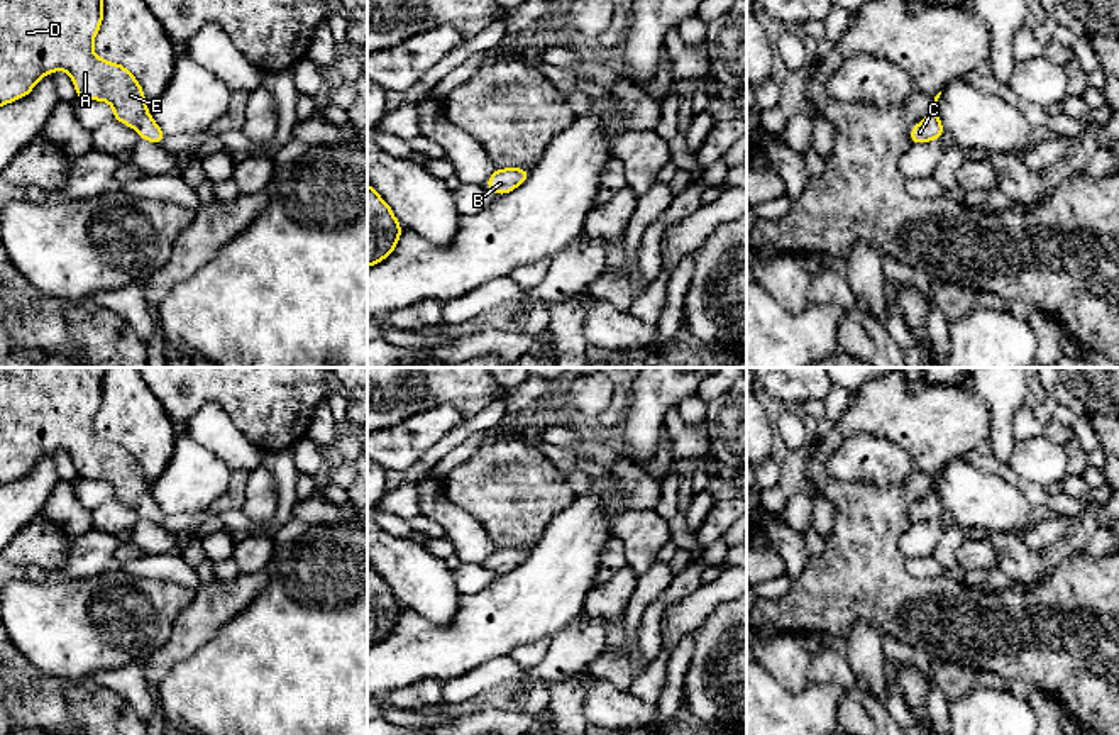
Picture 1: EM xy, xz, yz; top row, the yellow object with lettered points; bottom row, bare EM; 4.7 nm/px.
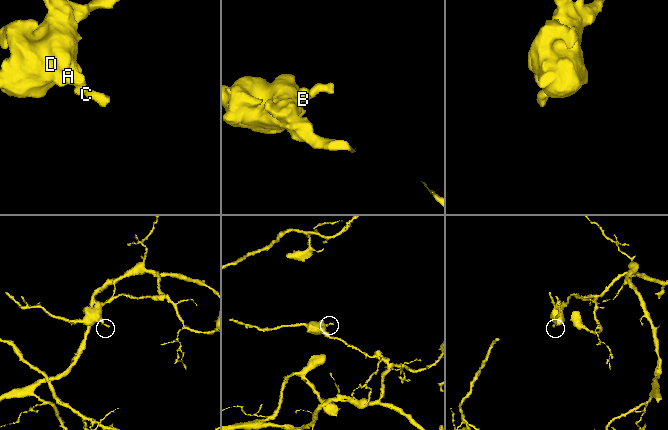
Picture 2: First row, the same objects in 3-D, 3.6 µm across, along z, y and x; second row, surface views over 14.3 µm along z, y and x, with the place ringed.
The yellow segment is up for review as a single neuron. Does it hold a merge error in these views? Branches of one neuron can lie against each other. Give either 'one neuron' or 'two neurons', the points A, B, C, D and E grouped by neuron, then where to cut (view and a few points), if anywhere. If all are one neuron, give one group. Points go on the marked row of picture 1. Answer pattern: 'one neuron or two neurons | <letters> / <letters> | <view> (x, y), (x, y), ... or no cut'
one neuron | A B C D E | no cut

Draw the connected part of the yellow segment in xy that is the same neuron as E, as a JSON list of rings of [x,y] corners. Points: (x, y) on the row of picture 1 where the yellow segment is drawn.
[[[0,0],[0,105],[29,95],[44,75],[64,69],[78,100],[108,102],[115,110],[113,120],[134,127],[139,139],[161,144],[166,134],[151,119],[135,76],[93,52],[93,39],[103,20],[102,5],[103,0]]]

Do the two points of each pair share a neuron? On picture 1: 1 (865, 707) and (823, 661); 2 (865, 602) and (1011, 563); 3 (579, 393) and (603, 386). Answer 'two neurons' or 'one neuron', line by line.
1: one neuron
2: two neurons
3: one neuron

